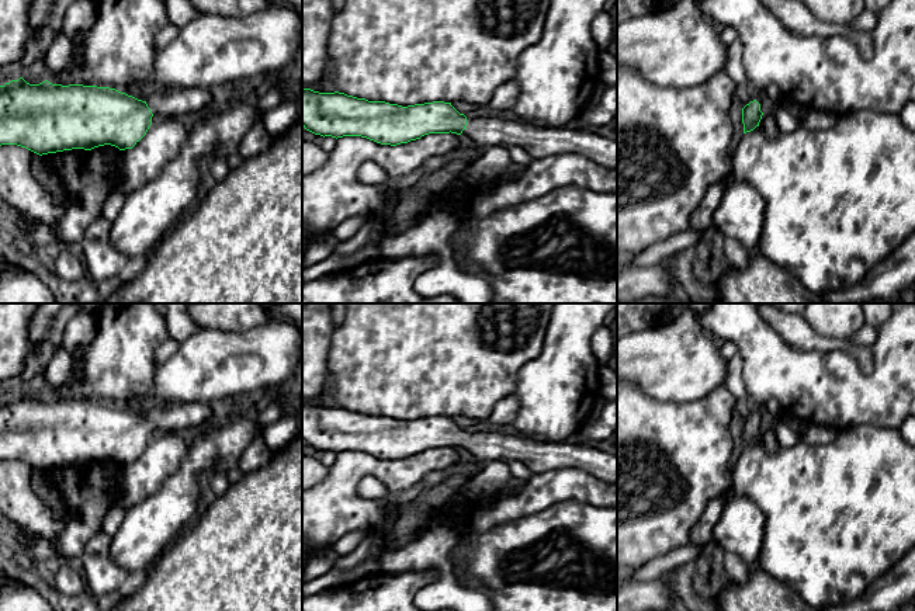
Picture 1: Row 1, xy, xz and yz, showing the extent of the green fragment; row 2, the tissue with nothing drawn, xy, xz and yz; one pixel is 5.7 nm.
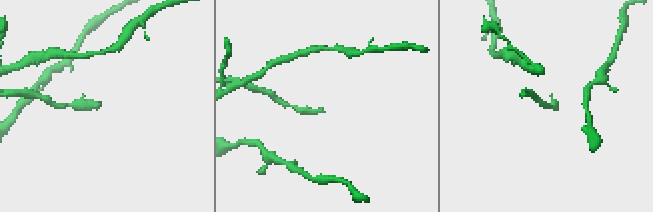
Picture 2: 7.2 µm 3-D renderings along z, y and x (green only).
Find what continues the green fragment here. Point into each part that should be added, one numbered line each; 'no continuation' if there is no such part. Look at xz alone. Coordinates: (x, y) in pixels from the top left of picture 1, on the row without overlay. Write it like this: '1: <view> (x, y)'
1: xz (485, 445)

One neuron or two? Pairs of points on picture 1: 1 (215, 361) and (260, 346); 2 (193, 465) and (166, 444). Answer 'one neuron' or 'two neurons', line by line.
1: one neuron
2: two neurons

